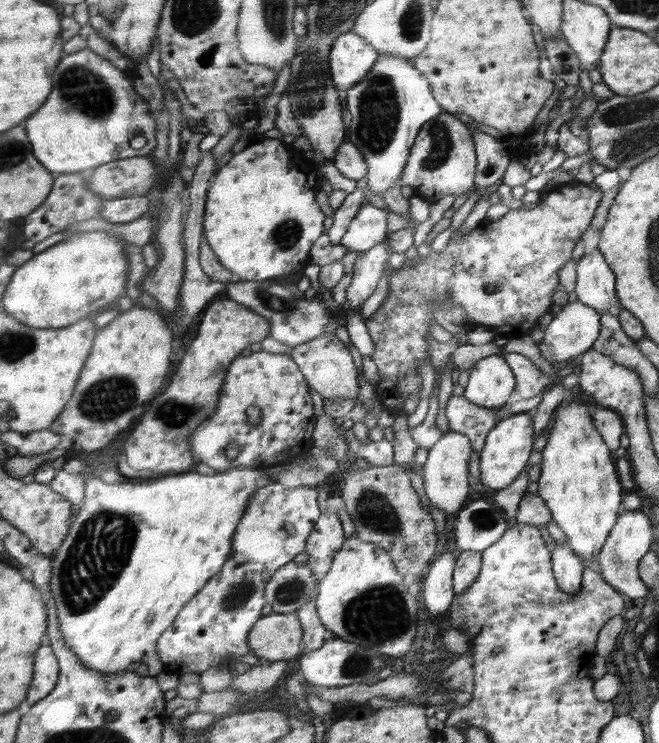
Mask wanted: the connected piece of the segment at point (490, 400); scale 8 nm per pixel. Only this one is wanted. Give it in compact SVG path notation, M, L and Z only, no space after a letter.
M487 356L472 368L463 397L489 409L502 408L514 386L517 386L514 375L503 356Z

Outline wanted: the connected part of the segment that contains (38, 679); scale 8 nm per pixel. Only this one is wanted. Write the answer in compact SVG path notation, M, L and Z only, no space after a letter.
M51 645L44 646L38 654L35 664L36 676L32 683L32 692L24 704L34 706L50 696L59 680L59 659Z

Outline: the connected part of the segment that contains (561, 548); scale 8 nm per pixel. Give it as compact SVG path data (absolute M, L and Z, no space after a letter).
M566 542L556 544L552 550L552 566L555 569L558 586L574 596L582 586L585 566L581 558L570 550Z

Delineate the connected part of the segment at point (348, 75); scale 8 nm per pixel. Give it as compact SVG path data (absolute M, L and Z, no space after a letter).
M348 32L336 38L331 49L332 74L335 85L340 90L348 90L362 81L372 66L378 61L379 54L362 36Z

